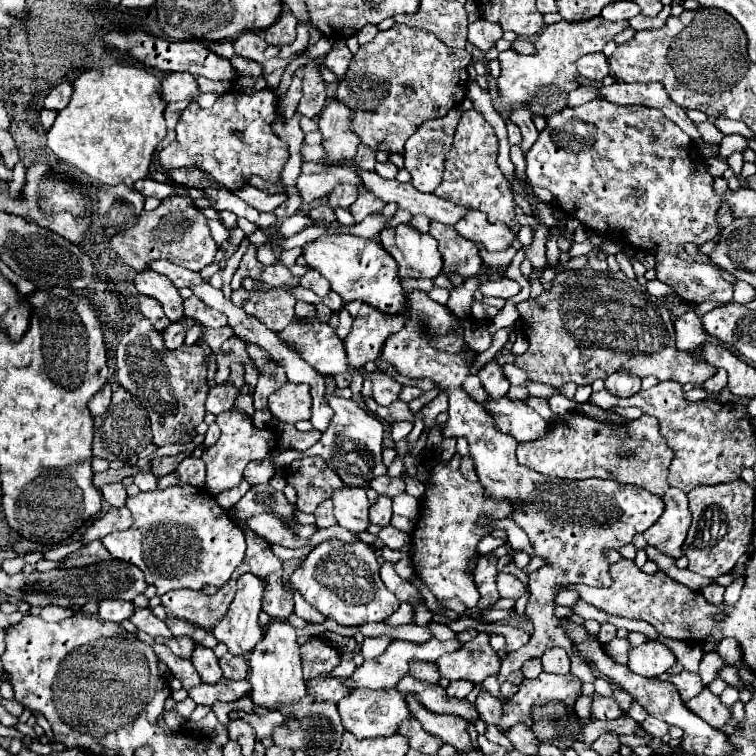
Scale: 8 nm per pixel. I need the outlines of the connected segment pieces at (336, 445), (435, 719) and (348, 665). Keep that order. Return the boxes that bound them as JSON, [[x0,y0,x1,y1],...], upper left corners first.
[[304,376,388,486],[406,698,472,752],[325,650,356,677]]

